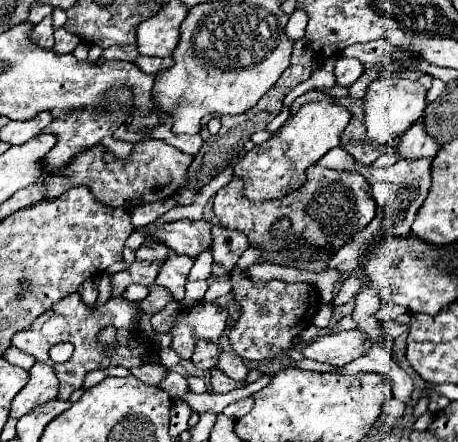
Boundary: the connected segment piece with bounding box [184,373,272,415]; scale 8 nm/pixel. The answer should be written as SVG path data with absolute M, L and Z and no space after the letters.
M264 373L256 383L252 383L252 385L246 385L246 387L240 387L240 389L234 389L234 391L230 391L230 393L202 393L202 395L196 395L196 393L186 393L184 395L184 401L190 405L190 409L192 411L196 411L196 413L204 413L204 411L214 411L216 415L218 413L222 413L222 409L226 407L226 405L230 405L232 401L236 401L236 399L242 399L242 397L246 397L246 395L252 395L254 391L260 391L262 387L266 387L268 383L270 383L270 379L272 379L272 375L268 375L268 373Z

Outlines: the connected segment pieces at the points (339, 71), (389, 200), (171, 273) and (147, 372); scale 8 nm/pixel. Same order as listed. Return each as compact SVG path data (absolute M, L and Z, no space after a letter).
M340 57L336 61L336 83L342 87L350 87L360 75L364 73L364 65L358 59L350 59L350 57Z
M334 147L330 149L320 161L318 165L322 167L330 167L330 169L338 169L338 171L358 171L366 177L366 181L372 187L372 195L376 199L376 217L374 221L370 221L370 225L358 233L348 245L344 245L342 249L336 251L336 255L330 259L328 267L336 267L342 271L342 277L348 277L354 269L358 269L364 261L364 255L370 257L372 251L370 247L376 245L376 241L380 241L380 237L408 237L410 235L410 225L416 217L416 211L420 209L420 205L424 203L424 199L428 197L430 185L432 185L432 159L430 157L422 157L422 159L406 159L406 161L396 161L392 167L386 169L376 169L376 167L362 167L360 163L356 163L352 159L350 153L346 153L342 147Z
M170 255L168 261L164 261L164 265L160 267L160 273L156 277L156 285L164 285L172 291L176 301L184 299L184 285L188 279L188 273L194 265L194 259L188 255Z
M140 365L140 367L132 367L130 369L130 373L134 375L134 377L138 377L142 383L148 383L148 385L158 385L158 383L162 383L164 379L166 379L166 373L168 373L168 369L164 367L164 365Z

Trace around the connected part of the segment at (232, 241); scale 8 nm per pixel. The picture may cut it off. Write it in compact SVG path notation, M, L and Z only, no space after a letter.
M212 225L212 253L214 261L220 261L226 269L232 269L240 255L248 249L248 239L244 237L242 231L236 229L226 229L222 225Z

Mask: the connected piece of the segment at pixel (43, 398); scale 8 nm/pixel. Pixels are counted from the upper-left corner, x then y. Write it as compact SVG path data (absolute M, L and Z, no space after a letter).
M36 363L30 369L30 381L14 397L8 419L20 419L24 413L32 411L34 407L56 399L56 393L58 393L56 375L52 373L52 369L48 365Z

